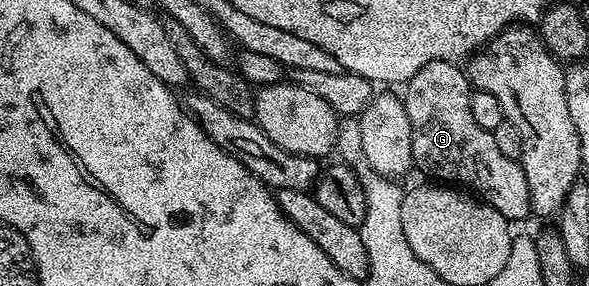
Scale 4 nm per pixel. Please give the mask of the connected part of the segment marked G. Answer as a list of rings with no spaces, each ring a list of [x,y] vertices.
[[[449,59],[432,61],[404,84],[417,170],[427,171],[434,178],[431,180],[469,189],[481,202],[496,208],[507,221],[531,218],[528,177],[522,164],[512,157],[504,157],[496,146],[494,132],[480,129],[480,125],[472,121],[472,112],[468,109],[472,84],[467,72],[458,67],[461,66]]]

